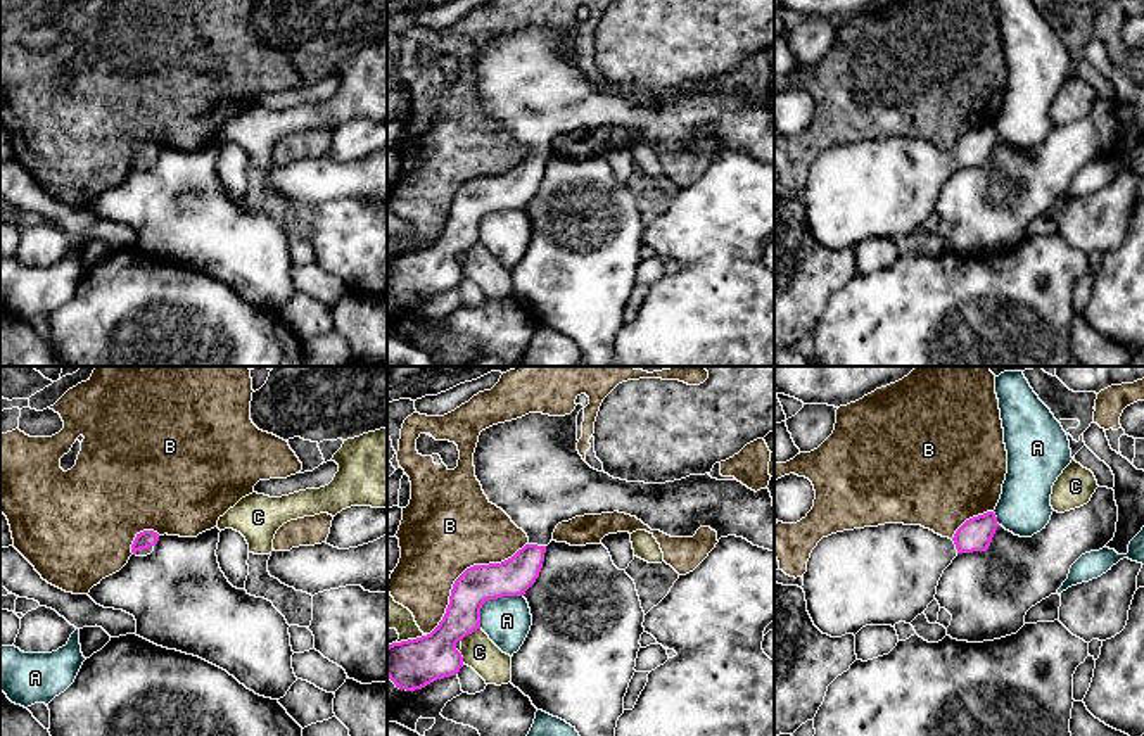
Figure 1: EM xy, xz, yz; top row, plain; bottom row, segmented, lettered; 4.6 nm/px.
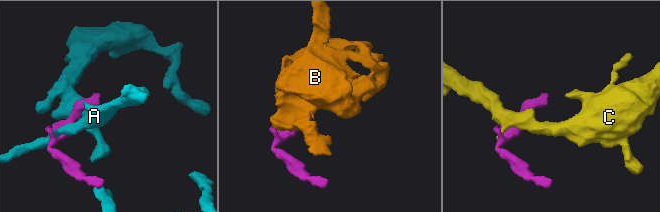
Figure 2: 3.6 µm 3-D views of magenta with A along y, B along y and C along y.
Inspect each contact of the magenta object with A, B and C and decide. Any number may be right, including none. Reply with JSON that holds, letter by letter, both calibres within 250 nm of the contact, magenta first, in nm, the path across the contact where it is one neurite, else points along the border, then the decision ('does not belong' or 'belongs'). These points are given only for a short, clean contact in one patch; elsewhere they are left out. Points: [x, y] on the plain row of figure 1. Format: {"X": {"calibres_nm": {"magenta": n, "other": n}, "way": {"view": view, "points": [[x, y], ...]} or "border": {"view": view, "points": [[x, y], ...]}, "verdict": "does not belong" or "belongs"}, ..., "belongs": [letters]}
{"A": {"calibres_nm": {"magenta": 180, "other": 220}, "verdict": "does not belong"}, "B": {"calibres_nm": {"magenta": 180, "other": 420}, "verdict": "does not belong"}, "C": {"calibres_nm": {"magenta": 220, "other": 160}, "verdict": "does not belong"}, "belongs": []}

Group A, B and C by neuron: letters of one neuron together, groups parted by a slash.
A / B / C

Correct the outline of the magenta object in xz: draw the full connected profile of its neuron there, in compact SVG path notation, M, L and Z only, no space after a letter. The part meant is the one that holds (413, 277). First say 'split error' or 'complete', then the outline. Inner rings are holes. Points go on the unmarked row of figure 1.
split error | M577 17L575 22L565 29L529 26L522 31L498 36L480 45L473 66L475 90L489 116L501 121L512 135L527 147L529 155L501 176L473 178L467 181L454 194L446 226L430 247L387 259L387 290L396 297L396 301L415 304L437 292L458 287L463 280L463 270L456 263L456 256L480 242L482 218L503 209L524 209L539 190L546 159L551 155L556 138L575 130L619 124L636 130L651 143L660 143L671 150L693 150L700 140L710 140L717 145L717 154L721 150L736 149L747 152L753 159L774 164L774 117L767 100L755 105L738 93L717 93L709 86L690 88L665 97L613 92L605 85L591 81L577 64L577 28L581 22L584 22L584 19Z

